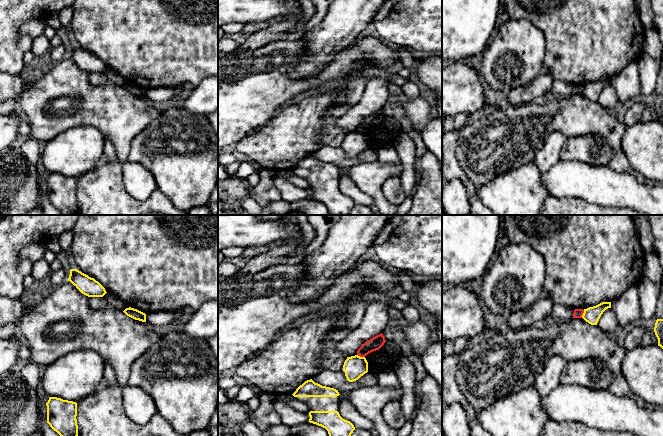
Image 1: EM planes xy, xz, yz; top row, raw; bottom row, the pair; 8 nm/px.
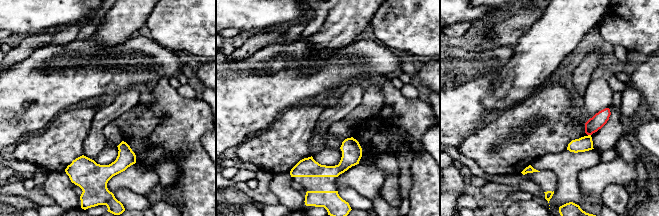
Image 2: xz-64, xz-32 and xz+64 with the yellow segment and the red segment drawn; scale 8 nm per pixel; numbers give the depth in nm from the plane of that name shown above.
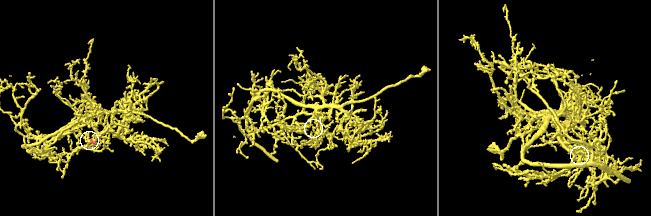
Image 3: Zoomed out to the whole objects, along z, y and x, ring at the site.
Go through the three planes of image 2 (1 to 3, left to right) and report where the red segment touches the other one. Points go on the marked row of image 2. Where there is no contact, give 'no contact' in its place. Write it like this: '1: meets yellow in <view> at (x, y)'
1: no contact
2: no contact
3: meets yellow in xz+64 at (589, 135)

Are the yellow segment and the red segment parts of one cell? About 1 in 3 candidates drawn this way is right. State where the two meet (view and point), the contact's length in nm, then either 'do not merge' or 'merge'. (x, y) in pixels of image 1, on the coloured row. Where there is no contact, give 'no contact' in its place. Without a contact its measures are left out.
meets yellow in xz at (361, 357); contact 70 nm long; do not merge

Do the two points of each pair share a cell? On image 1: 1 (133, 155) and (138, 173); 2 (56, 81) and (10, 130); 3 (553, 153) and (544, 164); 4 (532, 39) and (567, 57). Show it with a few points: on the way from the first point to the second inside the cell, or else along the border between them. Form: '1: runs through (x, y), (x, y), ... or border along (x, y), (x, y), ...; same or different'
1: border along (127, 161), (142, 164), (154, 176); different
2: border along (18, 109), (24, 116); different
3: runs through (550, 156), (545, 161); same
4: border along (534, 25), (542, 32), (545, 39), (544, 65); different

